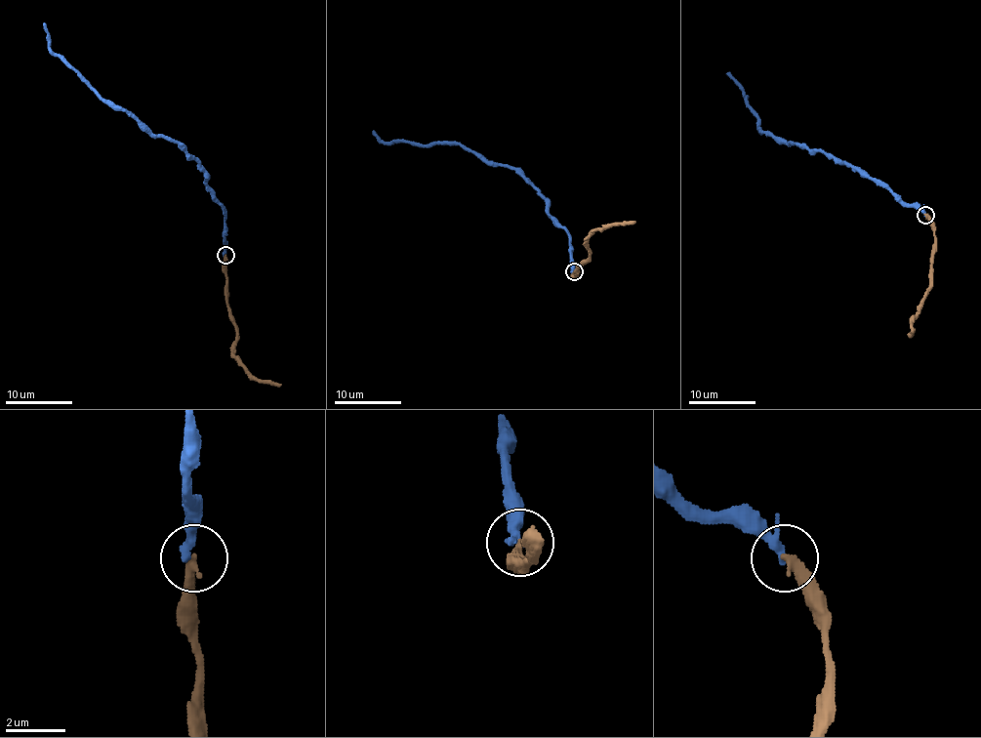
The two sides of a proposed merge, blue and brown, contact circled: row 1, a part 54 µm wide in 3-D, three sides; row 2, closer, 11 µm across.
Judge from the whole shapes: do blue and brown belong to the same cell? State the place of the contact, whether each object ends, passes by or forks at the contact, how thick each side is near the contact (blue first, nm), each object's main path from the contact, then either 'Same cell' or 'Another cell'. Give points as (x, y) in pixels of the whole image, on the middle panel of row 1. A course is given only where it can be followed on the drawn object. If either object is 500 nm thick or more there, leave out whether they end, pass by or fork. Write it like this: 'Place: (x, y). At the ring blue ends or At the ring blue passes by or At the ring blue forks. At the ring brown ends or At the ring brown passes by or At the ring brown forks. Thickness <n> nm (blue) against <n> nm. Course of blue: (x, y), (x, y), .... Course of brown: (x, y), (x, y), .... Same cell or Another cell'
Place: (574, 271). At the ring blue passes by. At the ring brown ends. Thickness 220 nm (blue) against 340 nm. Course of blue: (573, 272), (570, 235), (551, 217), (549, 201), (513, 170), (487, 164), (457, 143), (385, 143), (373, 131). Course of brown: (573, 272), (576, 276), (590, 254), (587, 238), (594, 230), (635, 221). Same cell

